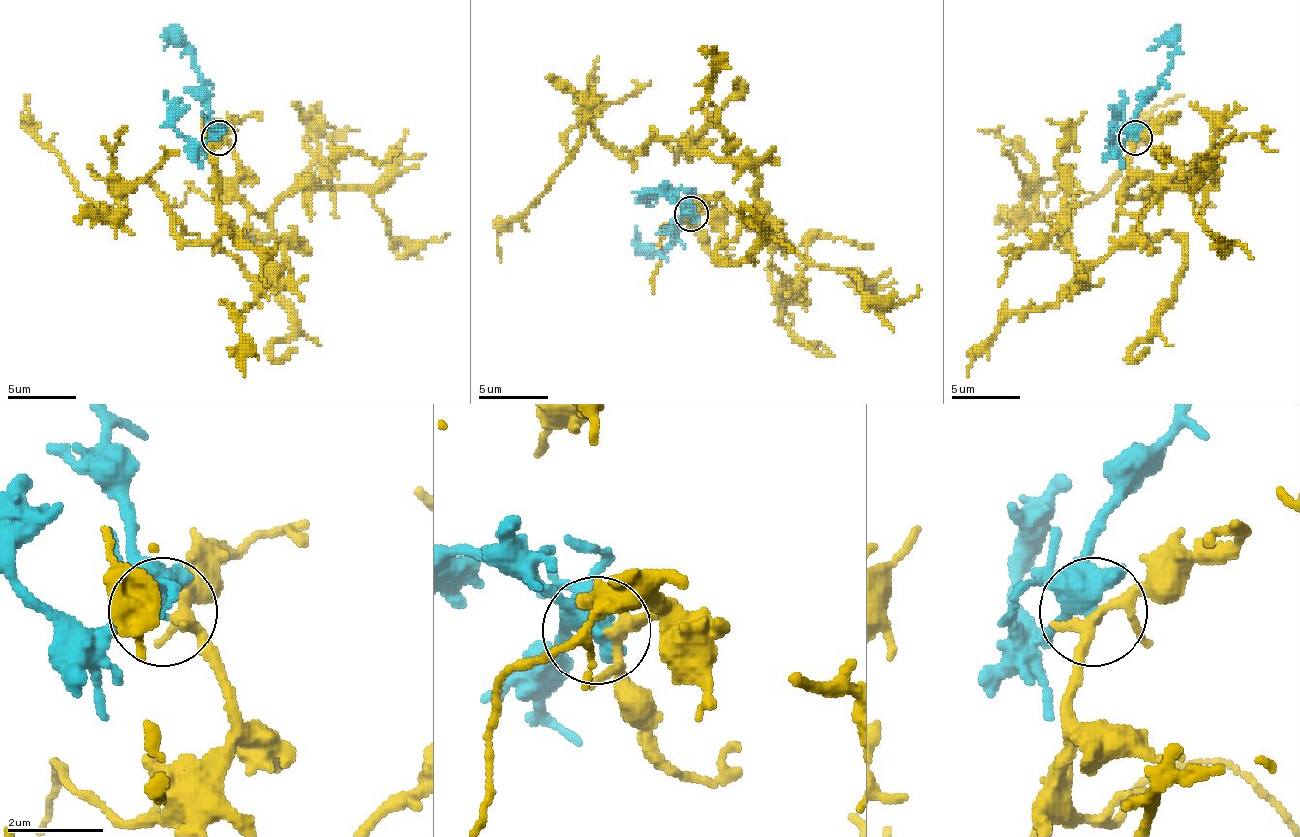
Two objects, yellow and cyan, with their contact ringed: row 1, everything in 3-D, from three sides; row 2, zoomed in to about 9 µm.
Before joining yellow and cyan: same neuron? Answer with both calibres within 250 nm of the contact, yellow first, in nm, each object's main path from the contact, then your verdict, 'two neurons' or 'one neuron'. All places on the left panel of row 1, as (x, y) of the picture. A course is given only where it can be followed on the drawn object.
190/400 nm | yellow via (220, 140), (282, 265), (251, 276), (185, 241), (143, 182), (108, 217), (39, 140), (29, 95) | cyan via (220, 136), (189, 49), (167, 43), (164, 49) | one neuron

